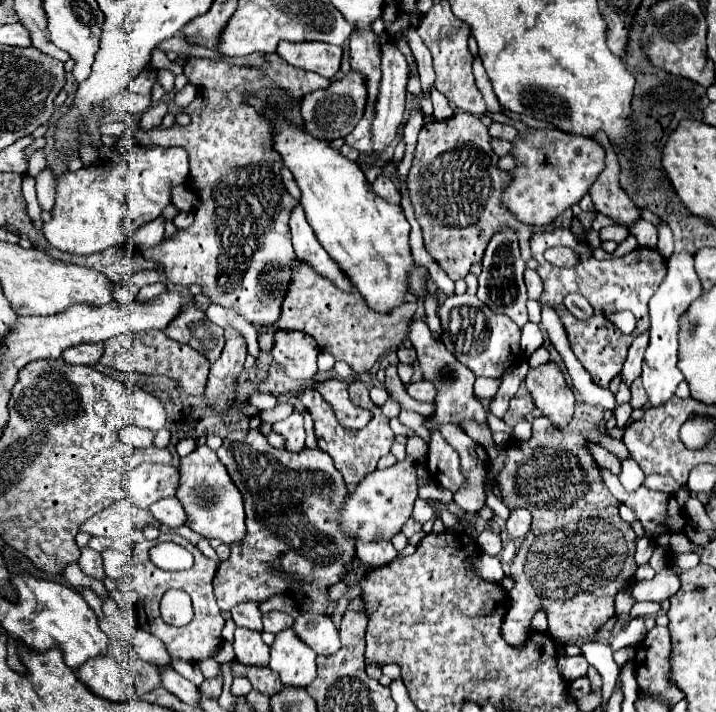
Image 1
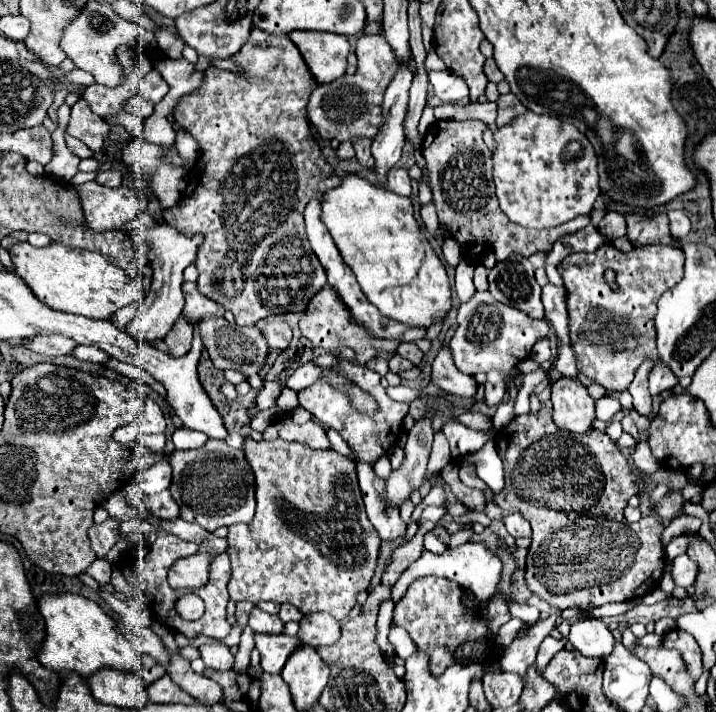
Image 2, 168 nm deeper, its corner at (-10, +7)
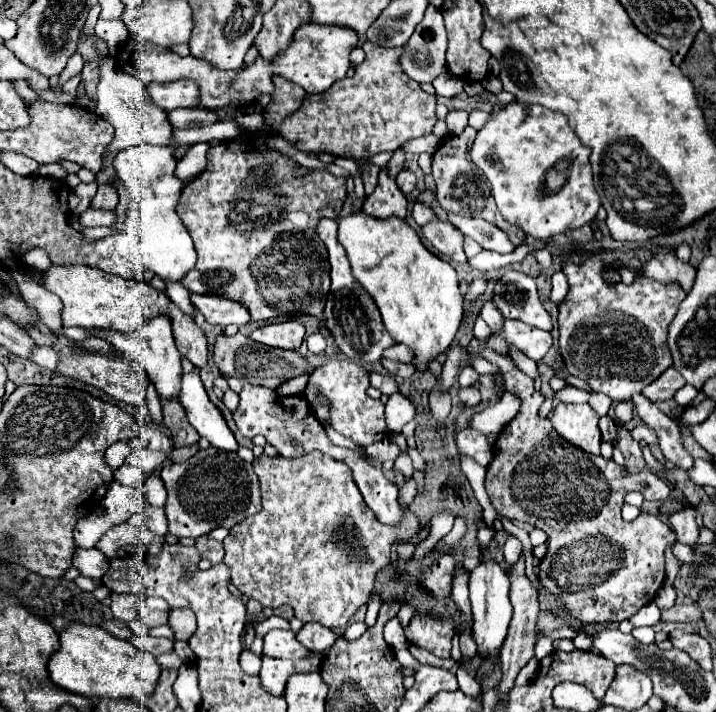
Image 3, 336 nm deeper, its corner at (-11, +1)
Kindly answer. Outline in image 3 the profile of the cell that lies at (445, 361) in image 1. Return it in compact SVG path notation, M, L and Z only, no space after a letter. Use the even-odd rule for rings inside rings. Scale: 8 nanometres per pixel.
M318 219L316 233L328 249L328 263L332 267L332 271L330 271L332 287L330 287L330 295L328 295L326 309L324 309L328 329L330 329L336 345L350 359L356 359L362 363L374 363L382 357L382 351L396 345L396 341L390 339L382 319L378 317L376 303L372 303L372 297L356 283L354 275L350 273L350 263L346 259L346 251L344 251L344 247L340 247L340 243L336 239L336 221L334 219Z

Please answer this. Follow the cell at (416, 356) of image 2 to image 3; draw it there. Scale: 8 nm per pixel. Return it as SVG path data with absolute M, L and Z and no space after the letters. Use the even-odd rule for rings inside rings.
M394 345L394 347L388 347L388 351L384 351L384 357L386 359L392 359L392 361L400 361L400 363L412 363L414 355L412 355L412 349L408 349L406 345Z

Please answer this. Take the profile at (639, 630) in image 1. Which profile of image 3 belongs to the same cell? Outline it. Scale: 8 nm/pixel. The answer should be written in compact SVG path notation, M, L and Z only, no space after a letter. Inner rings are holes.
M634 627L632 637L644 645L650 645L650 643L654 643L654 629L652 627Z

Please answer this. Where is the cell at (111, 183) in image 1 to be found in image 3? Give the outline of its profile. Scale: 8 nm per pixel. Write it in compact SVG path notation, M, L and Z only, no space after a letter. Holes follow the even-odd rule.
M86 209L82 215L82 223L86 227L96 227L96 225L114 225L116 223L116 211L108 209Z

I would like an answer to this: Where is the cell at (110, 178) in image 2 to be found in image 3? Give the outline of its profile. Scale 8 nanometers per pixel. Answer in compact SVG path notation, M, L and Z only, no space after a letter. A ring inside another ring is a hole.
M104 183L98 187L96 197L92 199L92 207L104 207L104 209L114 209L118 205L118 191L112 183Z

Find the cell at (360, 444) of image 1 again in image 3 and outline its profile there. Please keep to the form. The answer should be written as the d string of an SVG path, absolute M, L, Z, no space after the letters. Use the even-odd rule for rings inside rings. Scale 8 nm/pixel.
M350 359L328 361L312 371L310 381L304 389L304 397L312 407L316 407L318 403L328 403L330 405L328 423L338 433L352 439L356 445L366 447L370 443L376 443L382 435L388 433L384 419L384 403L380 399L370 399L366 393L368 387L370 387L368 371L362 365Z

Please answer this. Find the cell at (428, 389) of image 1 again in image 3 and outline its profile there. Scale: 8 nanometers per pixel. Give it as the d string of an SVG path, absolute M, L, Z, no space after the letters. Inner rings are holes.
M460 387L458 389L458 397L468 407L474 407L474 405L480 403L480 391L474 389L474 387Z

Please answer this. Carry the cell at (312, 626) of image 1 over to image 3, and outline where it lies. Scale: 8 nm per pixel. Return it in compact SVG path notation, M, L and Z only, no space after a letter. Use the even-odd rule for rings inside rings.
M306 623L306 625L298 631L296 639L298 639L306 649L310 649L310 651L314 651L314 653L324 653L324 651L330 649L332 643L336 641L336 633L334 633L332 629L328 629L328 627L324 627L324 625L320 625L320 623Z

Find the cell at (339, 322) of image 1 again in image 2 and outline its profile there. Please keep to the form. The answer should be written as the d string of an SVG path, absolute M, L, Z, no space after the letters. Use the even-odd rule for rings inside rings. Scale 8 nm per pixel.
M327 285L325 289L321 289L307 305L307 311L303 313L301 321L299 321L299 329L301 333L313 341L313 345L323 347L325 351L339 351L341 347L351 347L357 357L353 363L357 365L367 365L369 359L373 359L381 349L395 353L395 347L399 345L399 341L387 341L387 339L375 339L371 337L361 325L357 325L355 321L351 321L351 315L347 313L347 307L343 305L343 301L339 301L337 293Z

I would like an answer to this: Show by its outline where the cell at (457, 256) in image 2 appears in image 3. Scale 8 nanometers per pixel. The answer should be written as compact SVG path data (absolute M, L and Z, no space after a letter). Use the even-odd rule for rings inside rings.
M440 219L432 221L422 227L422 235L436 247L436 251L446 255L450 261L460 265L466 263L466 255L462 251L462 233L452 227L452 223Z

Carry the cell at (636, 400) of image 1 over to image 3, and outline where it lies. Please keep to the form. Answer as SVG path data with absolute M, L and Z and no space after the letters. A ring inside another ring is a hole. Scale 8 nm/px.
M668 367L668 371L664 371L656 381L652 381L648 387L644 387L642 393L652 403L660 403L660 401L672 399L674 393L684 385L686 385L686 379L674 367Z

